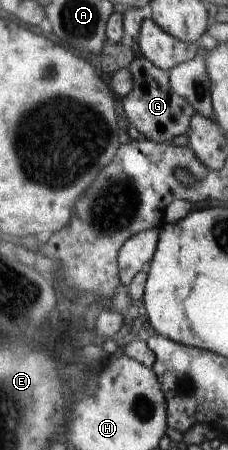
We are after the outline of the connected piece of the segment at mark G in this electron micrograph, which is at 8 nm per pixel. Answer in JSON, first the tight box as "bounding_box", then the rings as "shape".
{"bounding_box":[122,56,195,144],"shape":[[[144,56],[135,57],[128,68],[132,75],[133,89],[122,102],[131,125],[148,140],[159,143],[169,144],[177,135],[183,135],[188,130],[195,111],[187,100],[183,100],[173,91],[168,73]]]}

